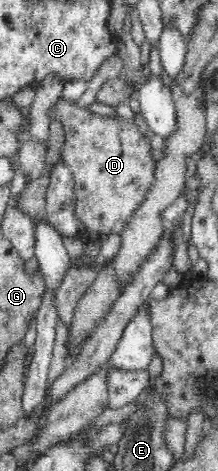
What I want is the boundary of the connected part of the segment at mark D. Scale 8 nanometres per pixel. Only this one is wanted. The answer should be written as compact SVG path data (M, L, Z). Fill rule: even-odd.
M60 99L56 105L48 115L60 119L66 133L62 159L76 181L76 216L86 225L86 233L80 238L84 242L88 231L97 232L102 237L119 234L127 217L143 201L153 183L153 148L135 121L94 114L73 101Z

